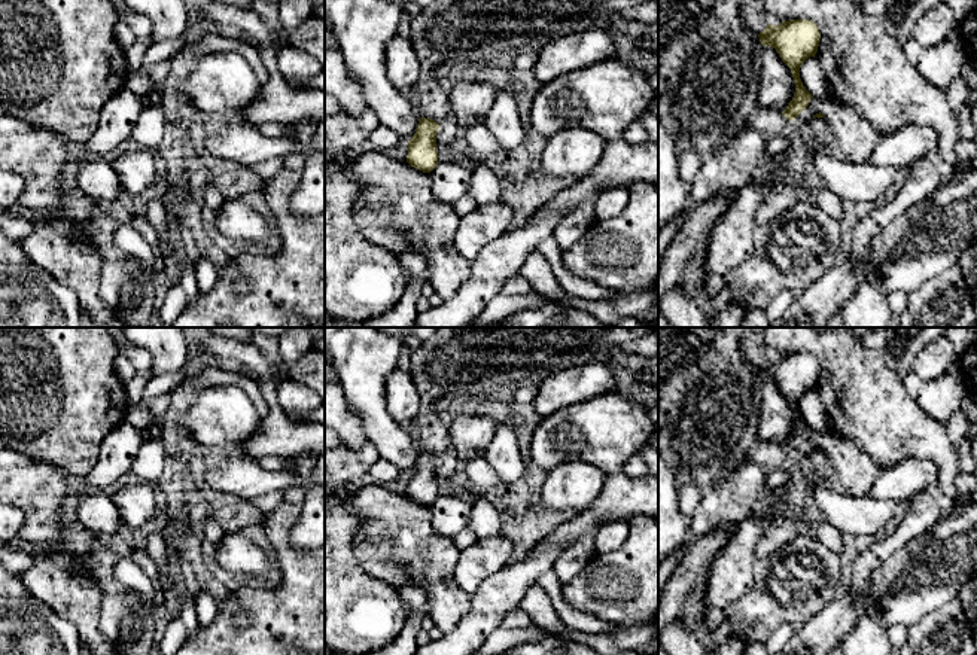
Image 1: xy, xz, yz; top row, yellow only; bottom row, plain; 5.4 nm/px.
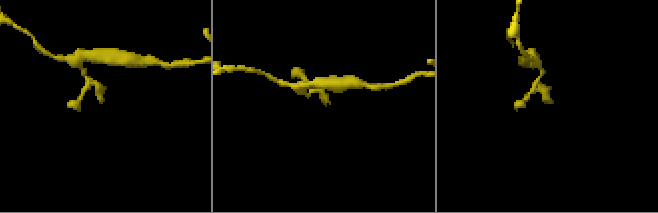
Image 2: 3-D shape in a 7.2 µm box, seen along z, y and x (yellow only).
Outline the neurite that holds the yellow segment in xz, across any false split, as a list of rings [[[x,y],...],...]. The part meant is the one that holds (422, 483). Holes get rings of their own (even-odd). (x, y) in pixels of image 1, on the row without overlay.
[[[420,451],[416,467],[408,473],[407,496],[423,505],[430,506],[438,497],[436,467],[439,457],[429,451]]]

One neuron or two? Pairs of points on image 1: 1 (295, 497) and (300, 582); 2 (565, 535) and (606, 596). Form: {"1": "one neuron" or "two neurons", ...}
{"1": "two neurons", "2": "two neurons"}

